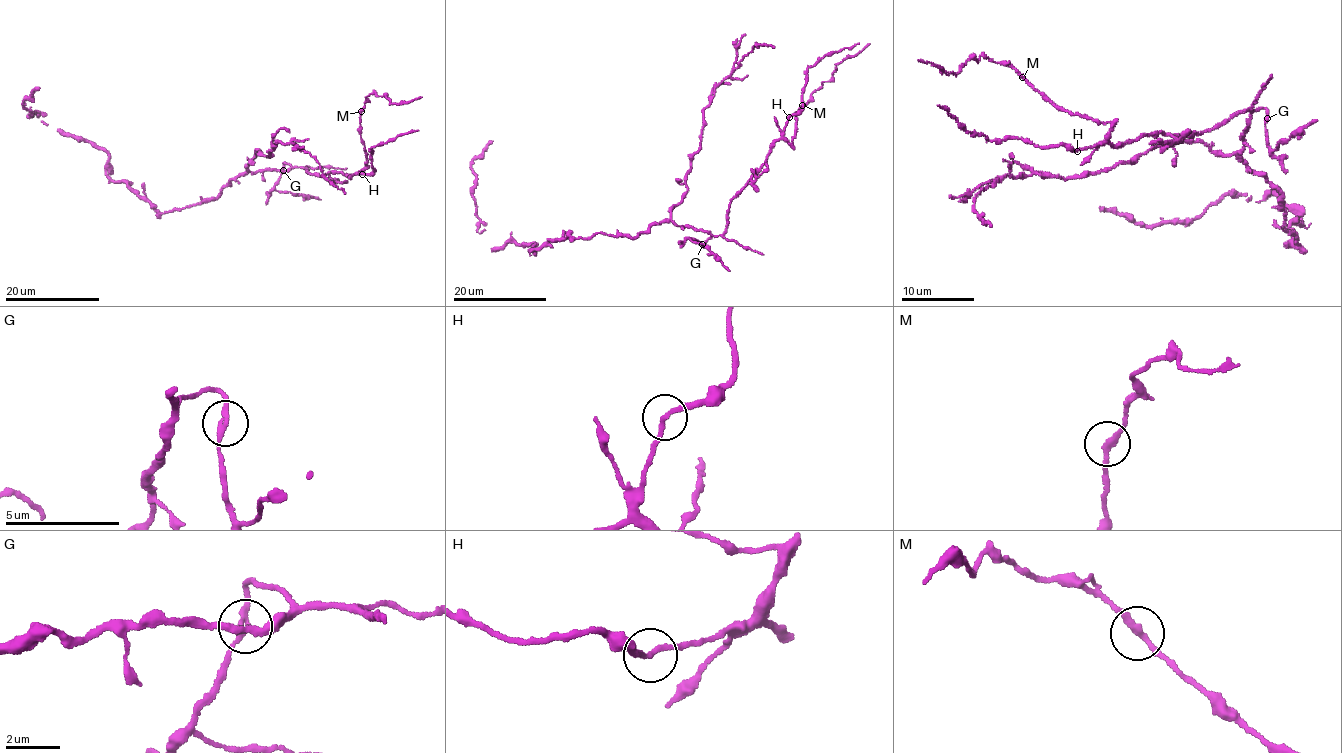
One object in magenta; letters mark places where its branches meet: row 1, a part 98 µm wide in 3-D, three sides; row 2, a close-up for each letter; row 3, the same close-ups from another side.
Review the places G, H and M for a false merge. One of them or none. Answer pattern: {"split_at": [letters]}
{"split_at": ["G"]}

